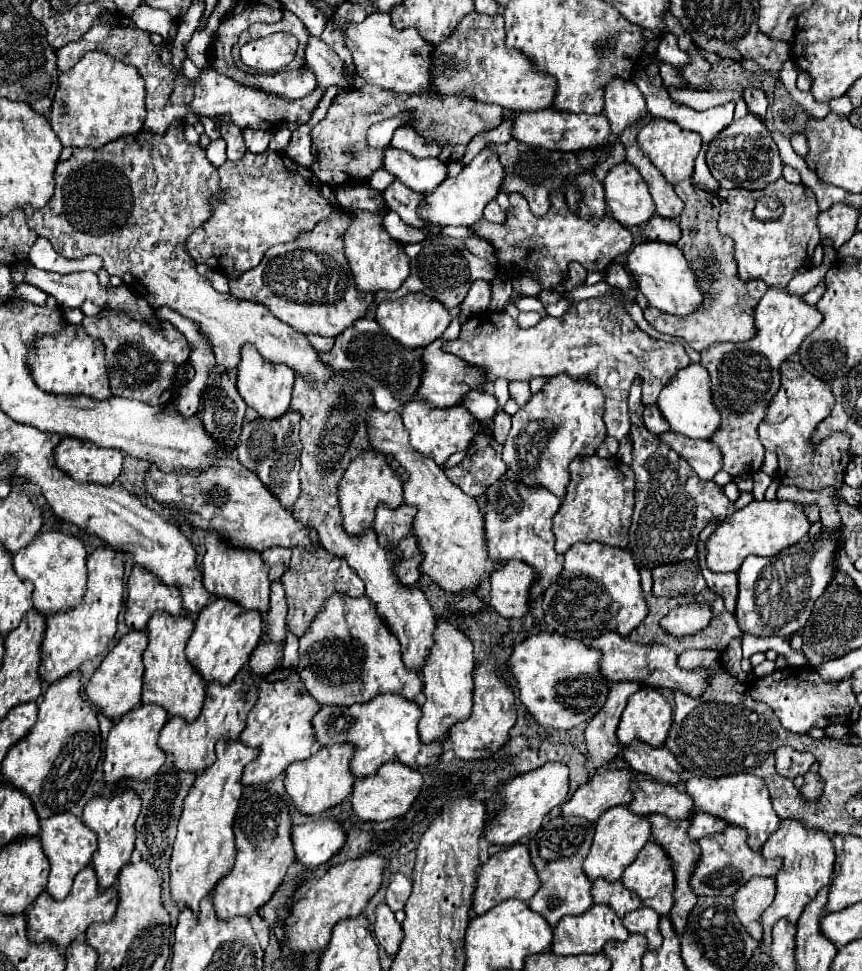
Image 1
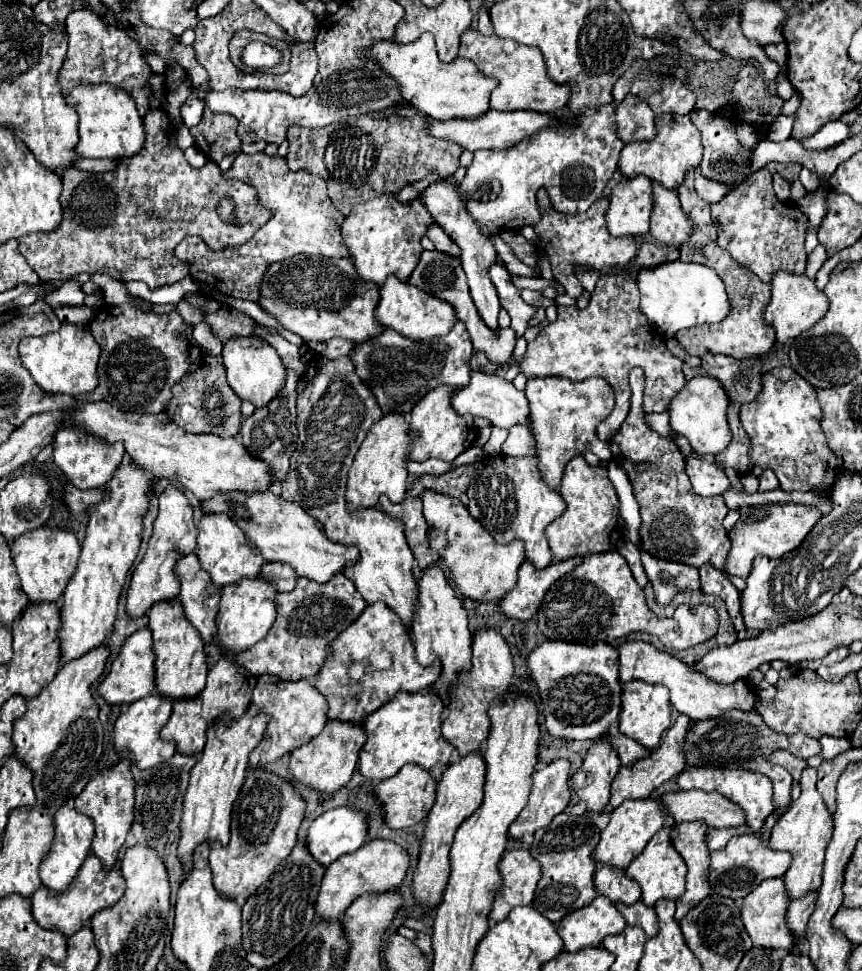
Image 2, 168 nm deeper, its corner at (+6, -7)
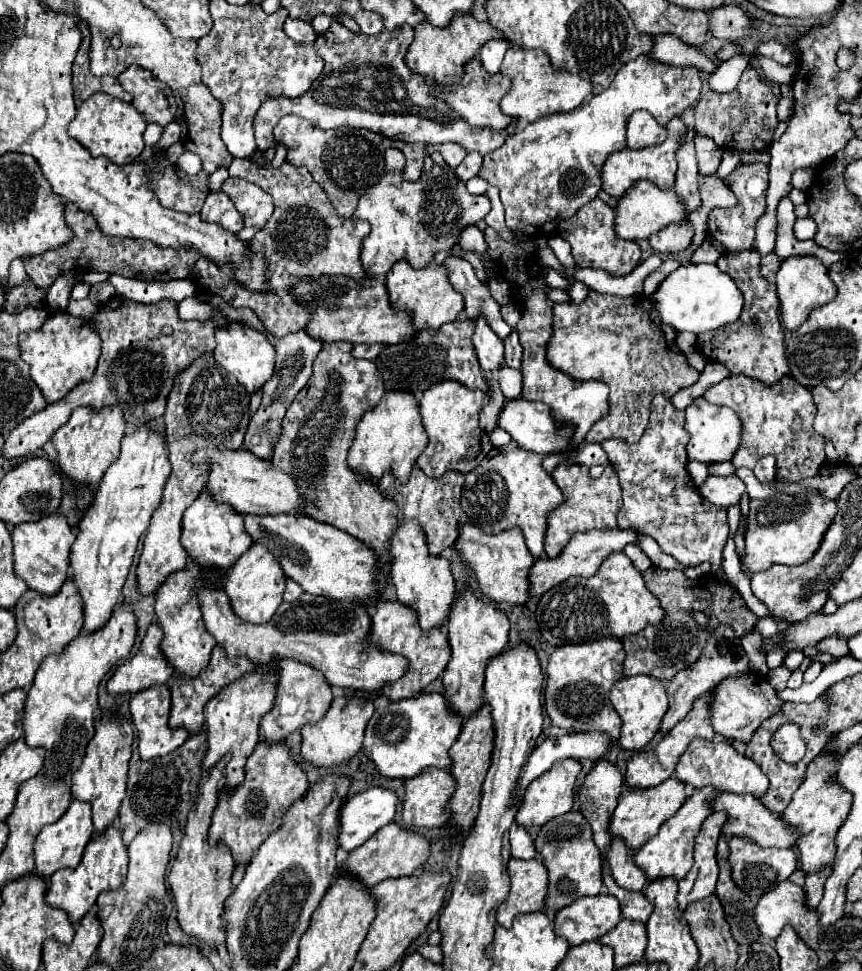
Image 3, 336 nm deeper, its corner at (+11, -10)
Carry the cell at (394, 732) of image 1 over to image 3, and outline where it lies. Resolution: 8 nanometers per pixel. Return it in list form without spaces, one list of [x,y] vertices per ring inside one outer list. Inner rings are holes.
[[[434,692],[432,694],[418,694],[414,698],[390,702],[390,706],[378,708],[376,716],[378,716],[378,724],[376,724],[376,720],[368,724],[368,734],[364,738],[364,748],[362,750],[376,764],[376,768],[382,776],[412,778],[412,776],[418,776],[426,768],[444,768],[444,770],[452,768],[452,760],[450,760],[448,752],[460,736],[464,718],[450,708],[444,694],[434,694]]]

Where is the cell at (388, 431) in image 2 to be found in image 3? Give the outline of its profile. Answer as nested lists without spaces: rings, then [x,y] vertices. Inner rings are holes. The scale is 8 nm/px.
[[[384,392],[382,400],[370,412],[366,412],[366,416],[362,416],[348,454],[348,464],[352,470],[370,476],[376,482],[386,470],[392,470],[400,482],[406,482],[426,444],[428,434],[422,426],[416,396],[410,396],[410,392]]]

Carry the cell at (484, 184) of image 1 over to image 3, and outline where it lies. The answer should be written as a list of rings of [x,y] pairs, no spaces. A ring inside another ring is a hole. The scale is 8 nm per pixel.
[[[638,56],[636,60],[630,60],[626,66],[622,66],[608,90],[592,96],[572,112],[546,116],[508,136],[500,148],[484,156],[484,166],[478,176],[484,178],[488,184],[500,188],[500,198],[506,208],[506,226],[510,230],[522,230],[528,236],[548,236],[558,228],[562,220],[574,216],[582,206],[598,196],[602,188],[600,172],[606,158],[612,152],[620,152],[626,148],[626,122],[632,112],[648,110],[662,126],[666,126],[672,118],[680,116],[698,100],[700,90],[702,80],[698,70],[664,66],[648,60],[646,56]]]

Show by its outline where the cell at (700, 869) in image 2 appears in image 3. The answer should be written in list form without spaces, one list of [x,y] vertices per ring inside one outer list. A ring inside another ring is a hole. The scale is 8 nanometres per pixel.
[[[714,812],[704,820],[702,830],[696,836],[696,846],[694,846],[696,864],[692,864],[690,872],[686,874],[686,880],[680,880],[678,904],[682,910],[686,910],[690,902],[714,894],[716,880],[718,880],[716,846],[722,834],[722,824],[726,824],[726,814]]]

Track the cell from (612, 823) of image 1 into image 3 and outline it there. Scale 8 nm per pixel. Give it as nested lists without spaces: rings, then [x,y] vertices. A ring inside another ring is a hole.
[[[678,778],[666,780],[666,784],[658,784],[658,788],[646,788],[648,792],[626,792],[626,788],[624,788],[618,798],[618,806],[612,814],[610,834],[614,838],[616,836],[622,838],[628,844],[628,848],[638,850],[646,840],[650,840],[660,830],[660,824],[666,822],[670,816],[674,816],[676,810],[684,804],[684,800],[686,800],[684,788],[686,786]]]

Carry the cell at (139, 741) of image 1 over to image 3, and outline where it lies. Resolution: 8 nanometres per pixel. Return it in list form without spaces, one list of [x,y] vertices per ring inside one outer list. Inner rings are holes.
[[[154,684],[154,688],[146,688],[132,696],[130,700],[130,714],[134,720],[134,726],[138,728],[138,750],[142,760],[150,760],[156,756],[166,756],[168,752],[176,750],[180,744],[186,742],[190,734],[186,734],[186,728],[172,728],[168,724],[170,716],[170,690],[166,684]]]

